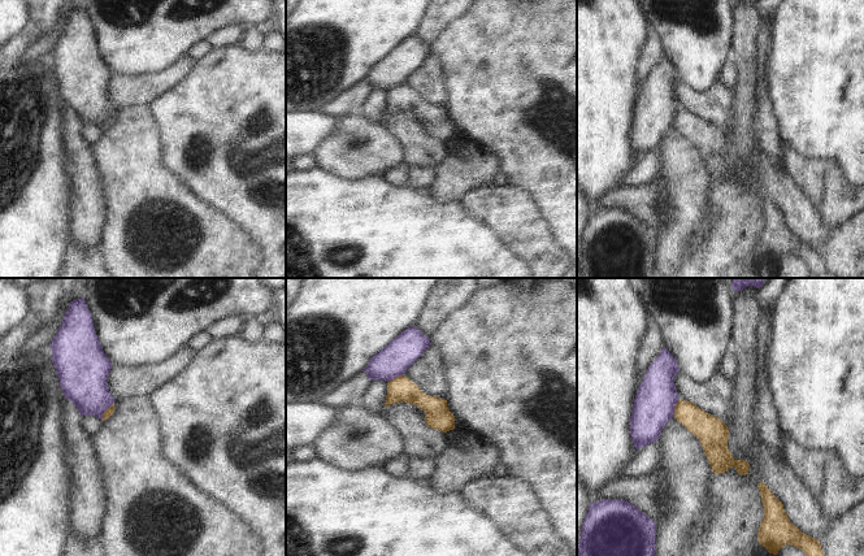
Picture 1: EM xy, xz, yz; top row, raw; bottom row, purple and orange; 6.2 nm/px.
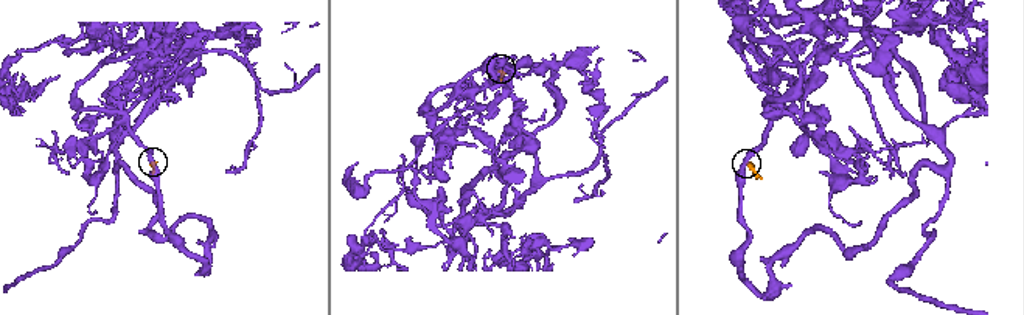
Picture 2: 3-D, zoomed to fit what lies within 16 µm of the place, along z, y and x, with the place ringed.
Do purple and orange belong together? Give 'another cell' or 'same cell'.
another cell

